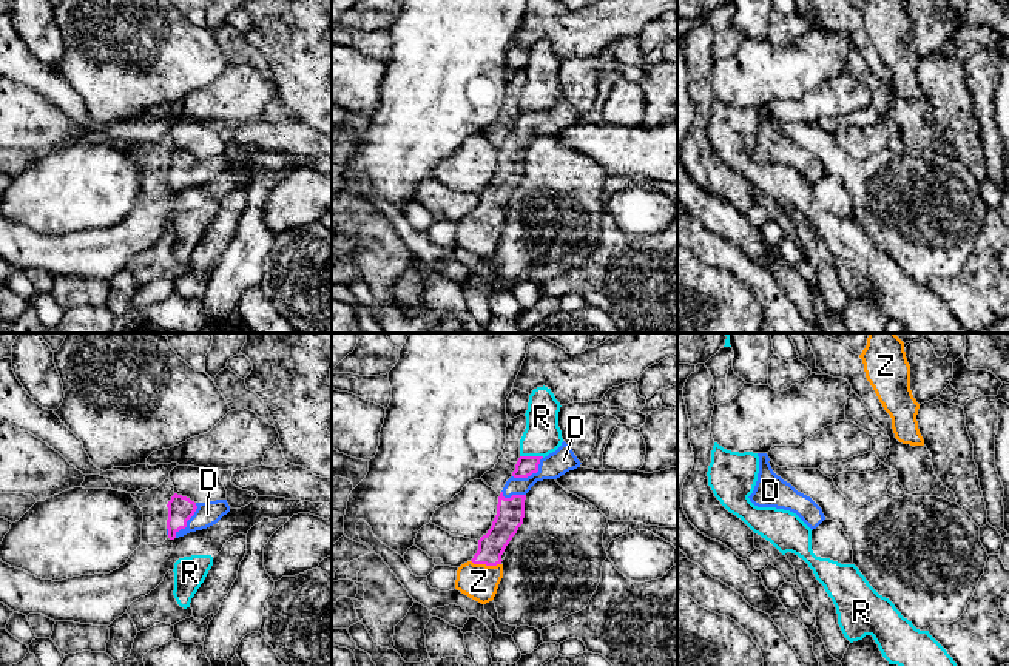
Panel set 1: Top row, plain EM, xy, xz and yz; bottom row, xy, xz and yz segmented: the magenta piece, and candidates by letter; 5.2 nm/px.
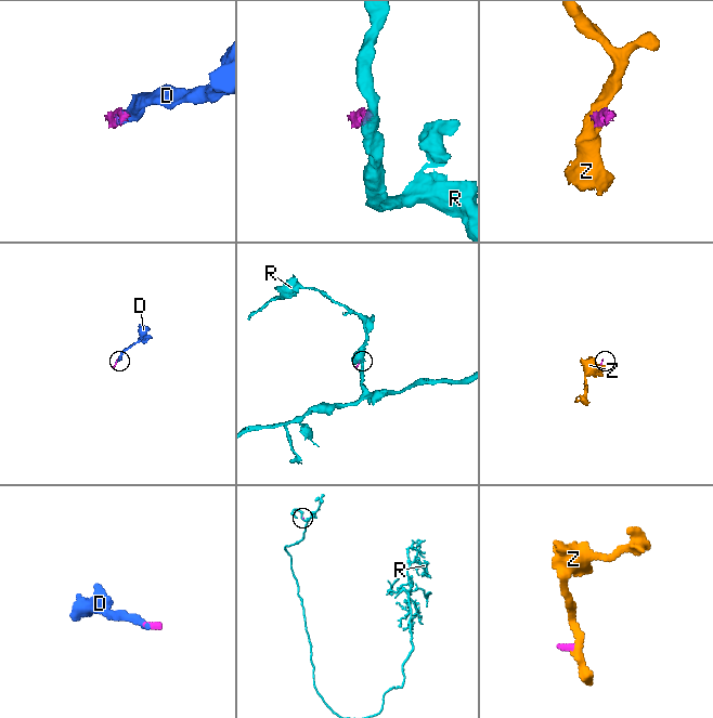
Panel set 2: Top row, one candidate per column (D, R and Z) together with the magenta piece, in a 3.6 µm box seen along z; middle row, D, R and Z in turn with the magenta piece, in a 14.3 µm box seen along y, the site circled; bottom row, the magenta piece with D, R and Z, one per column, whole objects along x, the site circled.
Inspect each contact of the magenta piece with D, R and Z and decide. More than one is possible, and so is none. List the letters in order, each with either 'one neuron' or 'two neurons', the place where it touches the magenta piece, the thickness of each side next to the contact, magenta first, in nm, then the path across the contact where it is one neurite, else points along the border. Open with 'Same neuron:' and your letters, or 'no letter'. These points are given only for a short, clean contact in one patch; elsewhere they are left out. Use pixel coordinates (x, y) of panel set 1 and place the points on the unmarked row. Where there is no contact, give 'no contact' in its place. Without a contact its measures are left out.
Same neuron: D, Z
D: one neuron; contact xy (187, 174); calibres 140 and 130 nm; way xy (181, 164), (187, 174), (207, 168)
R: two neurons; contact xz (533, 111); calibres 100 and 190 nm; border xz (520, 110), (543, 111)
Z: one neuron; contact xz (486, 219); calibres 140 and 190 nm; way xz (491, 201), (486, 219), (479, 236)

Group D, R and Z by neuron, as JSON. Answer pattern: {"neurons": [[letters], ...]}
{"neurons": [["D", "Z"], ["R"]]}

